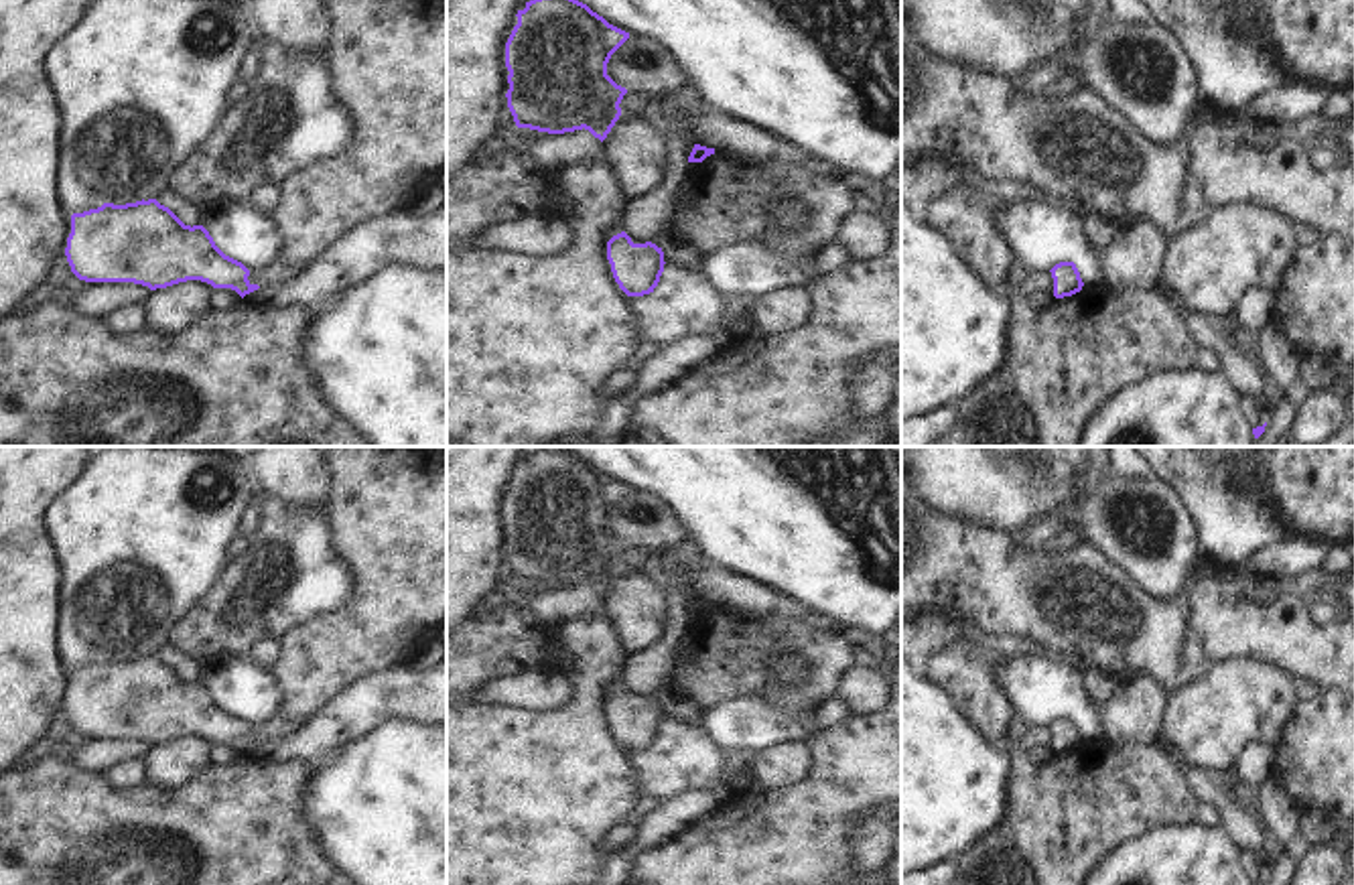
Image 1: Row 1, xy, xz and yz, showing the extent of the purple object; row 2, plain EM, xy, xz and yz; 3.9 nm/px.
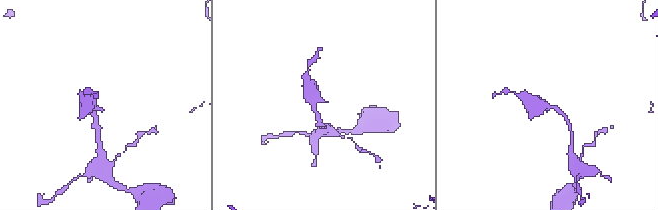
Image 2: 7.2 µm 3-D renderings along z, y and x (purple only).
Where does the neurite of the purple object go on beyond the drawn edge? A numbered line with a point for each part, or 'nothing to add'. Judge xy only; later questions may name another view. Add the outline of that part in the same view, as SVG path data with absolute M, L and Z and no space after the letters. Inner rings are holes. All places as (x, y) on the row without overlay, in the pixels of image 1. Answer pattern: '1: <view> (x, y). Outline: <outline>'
nothing to add.

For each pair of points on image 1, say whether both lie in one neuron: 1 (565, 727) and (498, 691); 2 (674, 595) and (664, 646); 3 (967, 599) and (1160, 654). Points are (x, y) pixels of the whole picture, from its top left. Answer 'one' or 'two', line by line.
1: two
2: one
3: one

